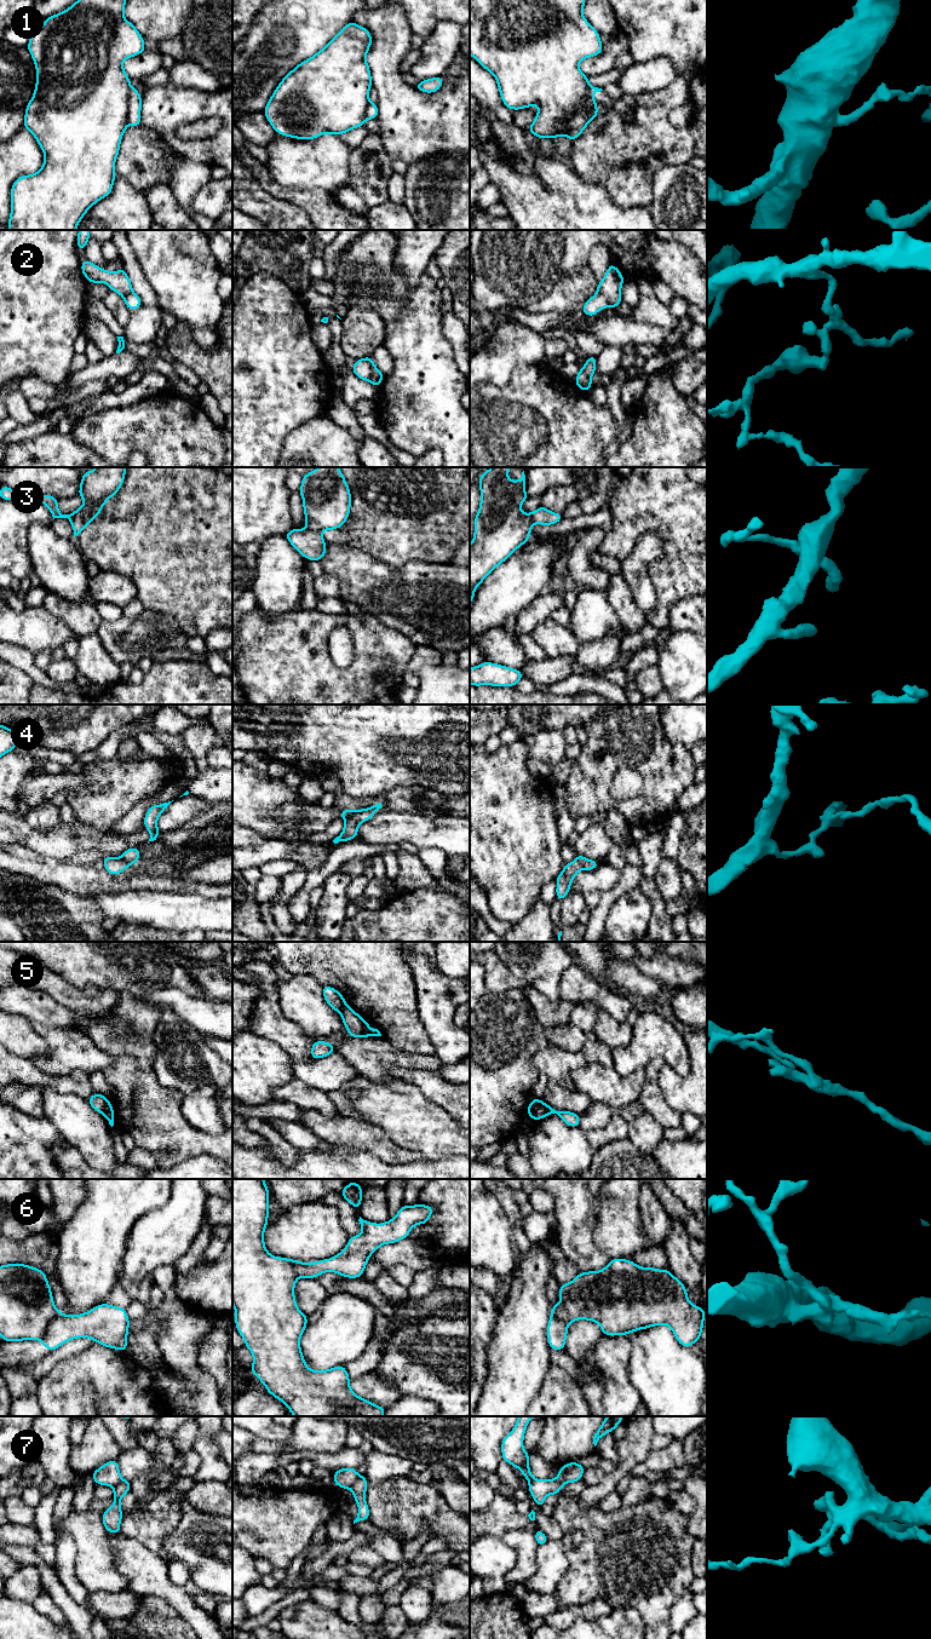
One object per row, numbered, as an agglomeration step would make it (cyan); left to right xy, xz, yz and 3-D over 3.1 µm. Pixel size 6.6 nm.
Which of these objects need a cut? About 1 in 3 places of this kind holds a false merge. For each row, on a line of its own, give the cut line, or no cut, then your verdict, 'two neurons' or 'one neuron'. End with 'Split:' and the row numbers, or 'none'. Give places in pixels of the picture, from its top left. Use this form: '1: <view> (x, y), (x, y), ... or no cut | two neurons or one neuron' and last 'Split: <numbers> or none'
1: yz (590, 85), (586, 104), (569, 121), (565, 136) | two neurons
2: xz (365, 358), (371, 367), (369, 380) | two neurons
3: xz (305, 528), (320, 533) | two neurons
4: xz (365, 809), (345, 820) | two neurons
5: yz (541, 1100), (534, 1108), (530, 1117) | two neurons
6: xy (59, 1312), (50, 1322), (40, 1339) | two neurons
7: xz (360, 1476), (350, 1489) | two neurons
Split: 1, 2, 3, 4, 5, 6, 7

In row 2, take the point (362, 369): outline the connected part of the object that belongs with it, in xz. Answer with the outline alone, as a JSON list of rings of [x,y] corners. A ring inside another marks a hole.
[[[361,358],[361,360],[356,360],[355,364],[352,367],[352,373],[364,380],[364,381],[369,381],[370,376],[372,376],[372,367],[370,364],[366,361],[366,358]]]

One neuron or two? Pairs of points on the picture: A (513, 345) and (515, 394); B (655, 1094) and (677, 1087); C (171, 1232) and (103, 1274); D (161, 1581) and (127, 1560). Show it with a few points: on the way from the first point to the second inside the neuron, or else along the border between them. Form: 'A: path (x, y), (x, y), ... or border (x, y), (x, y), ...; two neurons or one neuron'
A: border (541, 363), (519, 363), (503, 386), (488, 381); two neurons
B: border (664, 1064), (659, 1087), (665, 1102), (680, 1113); two neurons
C: border (128, 1235), (119, 1275); two neurons
D: path (153, 1579), (136, 1562); one neuron

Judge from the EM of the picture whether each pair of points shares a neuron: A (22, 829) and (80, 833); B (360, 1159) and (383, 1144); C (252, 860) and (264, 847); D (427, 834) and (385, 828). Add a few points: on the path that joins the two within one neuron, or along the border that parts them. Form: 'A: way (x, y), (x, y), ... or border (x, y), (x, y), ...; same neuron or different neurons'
A: way (36, 838), (65, 838); same neuron
B: border (343, 1144), (368, 1150), (386, 1162), (396, 1163); different neurons
C: way (254, 857), (262, 850); same neuron
D: way (417, 829), (396, 828); same neuron

